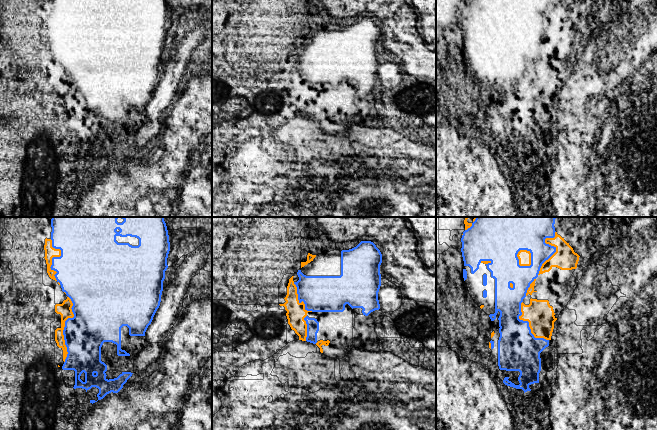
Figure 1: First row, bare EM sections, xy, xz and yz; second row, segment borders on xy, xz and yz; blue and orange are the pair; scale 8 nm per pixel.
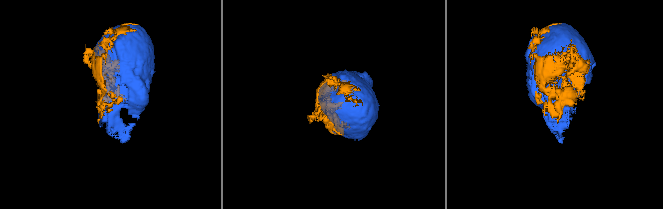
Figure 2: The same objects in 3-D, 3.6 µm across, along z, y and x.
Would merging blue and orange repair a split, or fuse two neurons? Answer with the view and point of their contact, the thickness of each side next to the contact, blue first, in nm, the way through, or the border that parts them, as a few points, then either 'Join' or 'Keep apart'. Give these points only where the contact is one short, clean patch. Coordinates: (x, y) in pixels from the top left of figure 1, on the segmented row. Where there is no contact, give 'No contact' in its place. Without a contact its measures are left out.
Touches blue at xy (64, 328). Thickness 340 nm (blue) against 110 nm. Join

